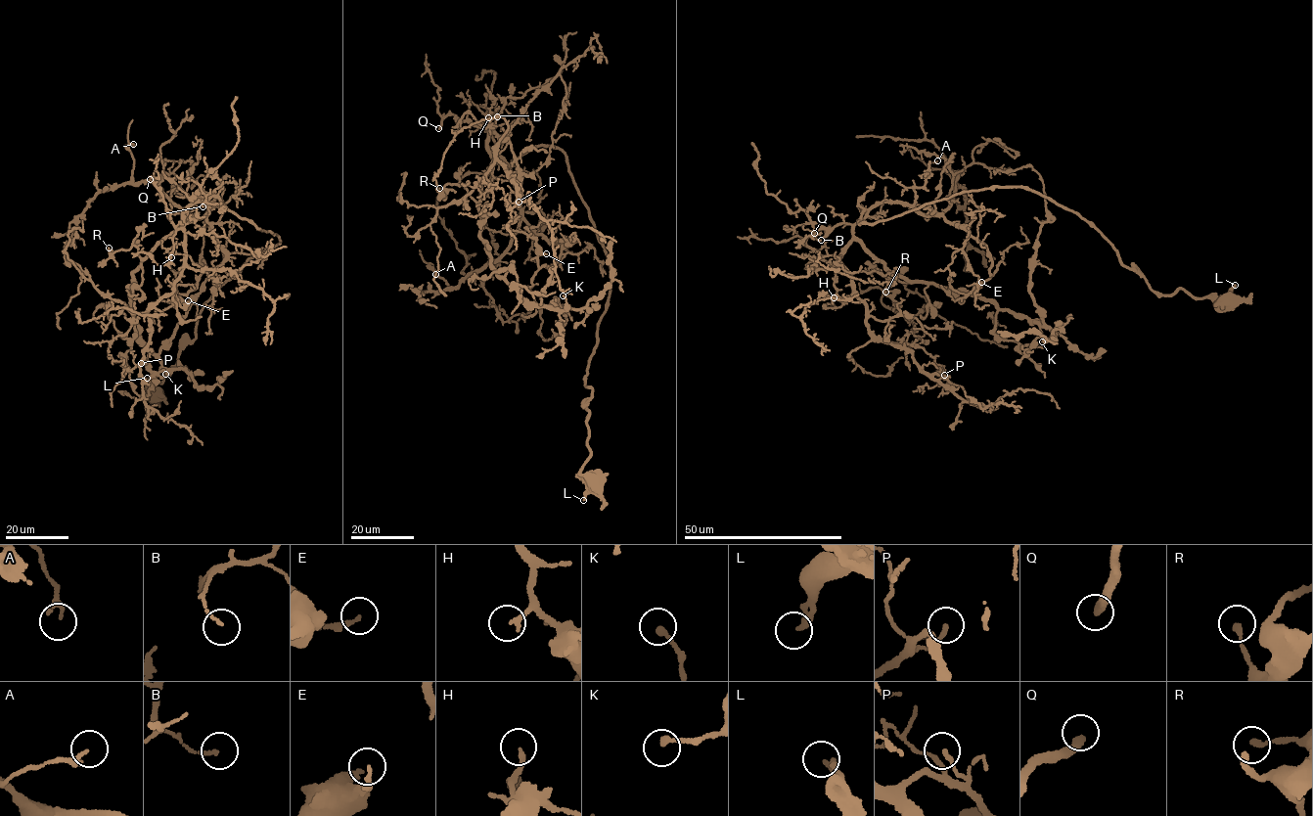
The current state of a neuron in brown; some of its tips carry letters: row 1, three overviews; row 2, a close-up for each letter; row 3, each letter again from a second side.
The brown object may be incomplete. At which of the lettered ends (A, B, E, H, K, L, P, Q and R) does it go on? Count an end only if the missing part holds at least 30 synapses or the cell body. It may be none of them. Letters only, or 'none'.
Q

